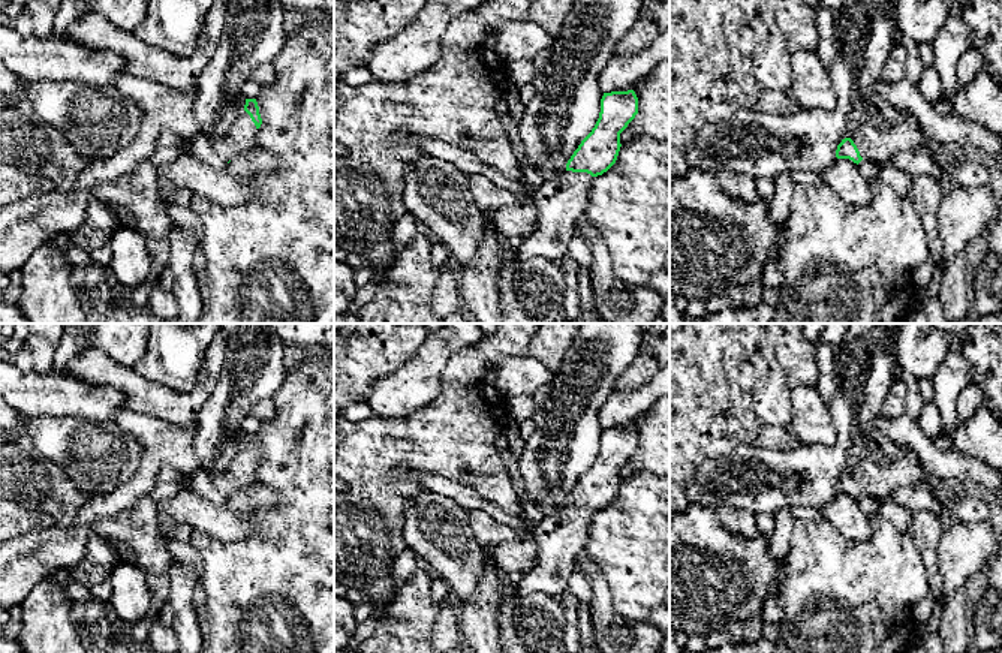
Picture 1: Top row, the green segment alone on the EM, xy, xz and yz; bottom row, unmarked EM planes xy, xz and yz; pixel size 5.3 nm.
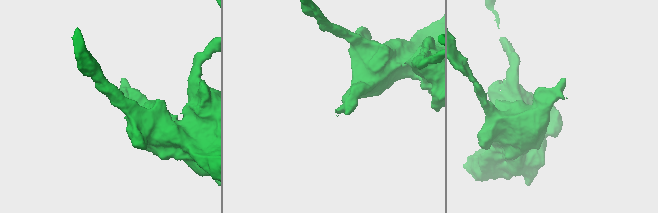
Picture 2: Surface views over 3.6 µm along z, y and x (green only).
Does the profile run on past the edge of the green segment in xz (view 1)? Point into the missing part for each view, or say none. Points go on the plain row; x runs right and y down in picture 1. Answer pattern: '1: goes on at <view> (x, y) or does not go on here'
1: goes on at xz (560, 536)

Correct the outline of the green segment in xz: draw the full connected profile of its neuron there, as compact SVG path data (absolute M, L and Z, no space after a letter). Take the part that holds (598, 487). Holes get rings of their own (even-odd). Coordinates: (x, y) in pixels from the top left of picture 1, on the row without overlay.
M634 425L604 428L599 454L568 496L566 506L535 524L533 535L538 547L538 565L524 575L518 586L509 589L512 593L529 595L541 592L556 598L563 595L568 589L568 580L577 568L577 556L584 551L593 514L602 511L616 499L622 482L620 469L637 449L638 433Z

